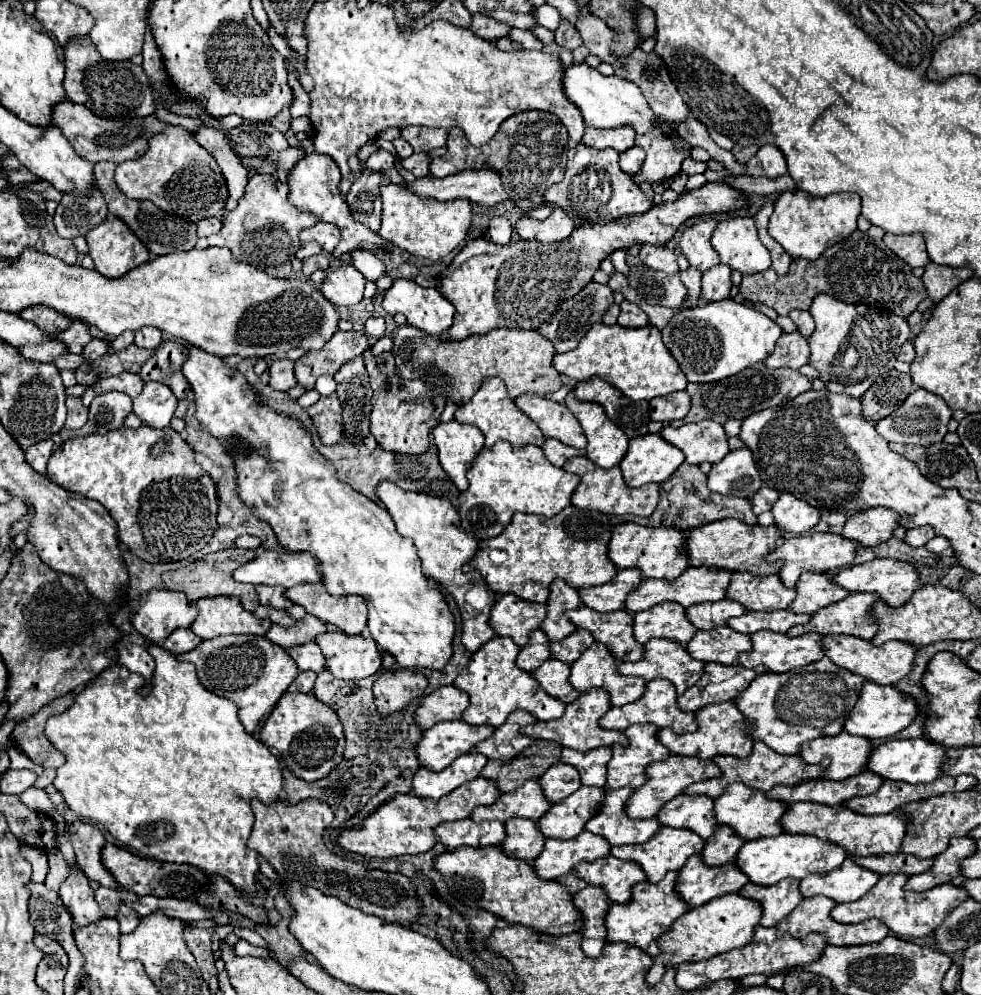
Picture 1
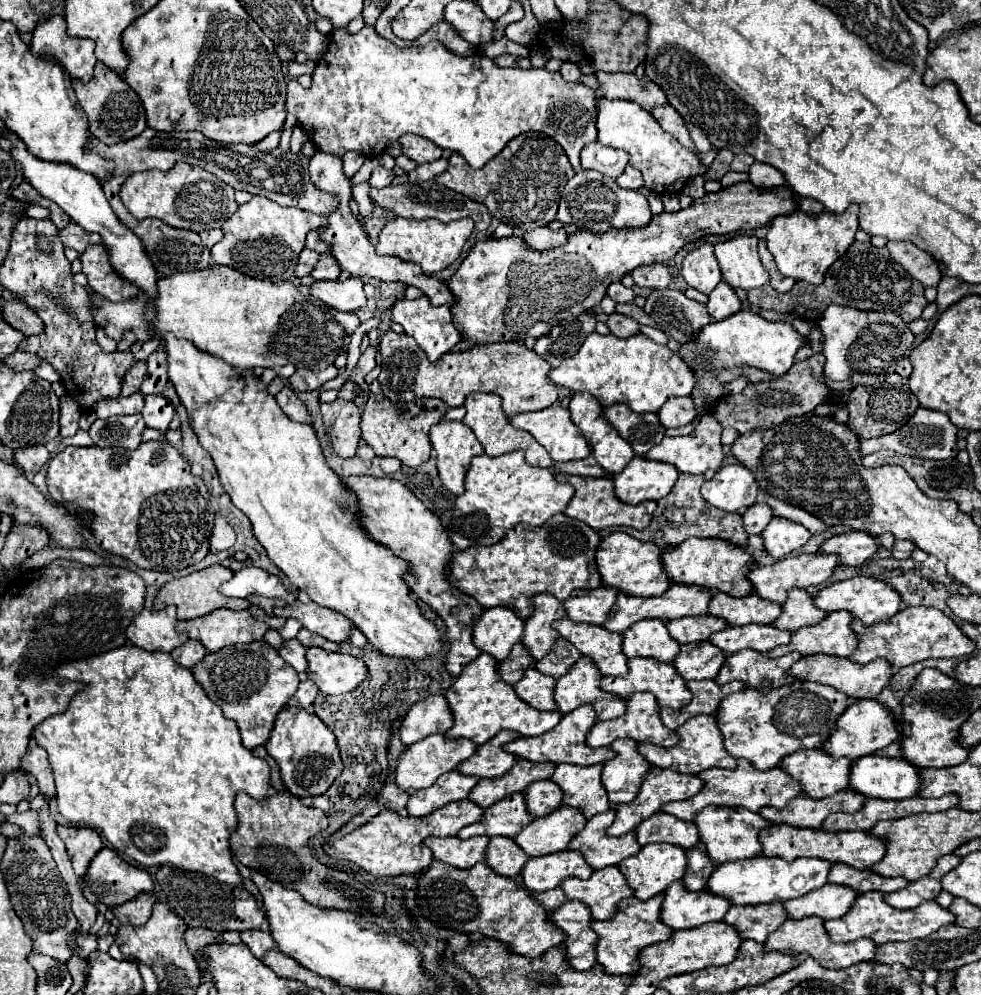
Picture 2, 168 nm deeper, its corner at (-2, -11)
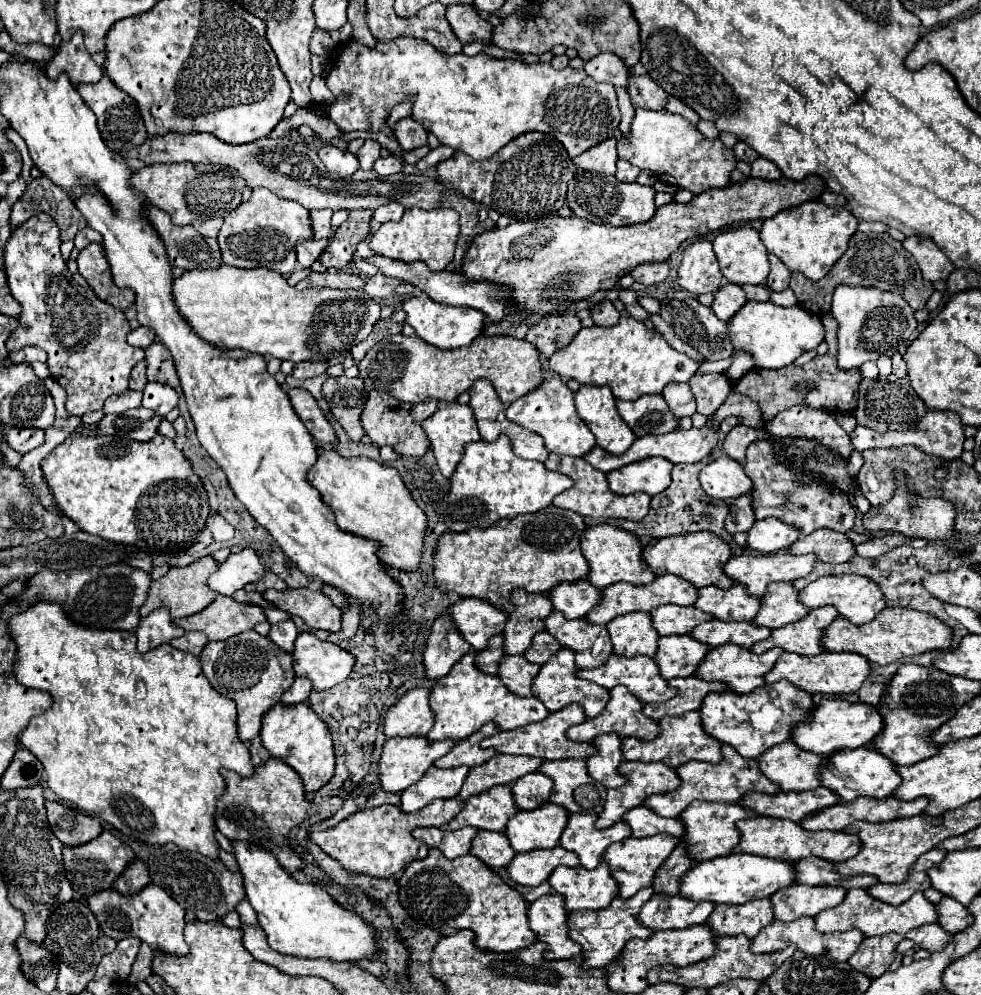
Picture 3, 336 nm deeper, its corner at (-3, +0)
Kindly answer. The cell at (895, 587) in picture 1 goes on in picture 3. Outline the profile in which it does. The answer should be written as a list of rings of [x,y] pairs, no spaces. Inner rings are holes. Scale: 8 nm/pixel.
[[[852,573],[820,577],[812,583],[808,583],[806,589],[800,591],[800,601],[810,609],[816,609],[822,605],[834,605],[838,609],[838,613],[842,617],[850,619],[854,625],[870,623],[886,607],[886,599],[884,599],[884,593],[880,591],[880,587],[876,587],[876,583],[872,583],[870,579],[864,579],[862,575],[852,575]]]

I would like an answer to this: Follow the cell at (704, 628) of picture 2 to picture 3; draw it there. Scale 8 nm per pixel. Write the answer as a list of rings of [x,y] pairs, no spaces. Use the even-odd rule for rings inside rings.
[[[660,605],[652,611],[654,629],[660,635],[688,635],[696,625],[714,619],[708,613],[702,613],[696,607],[680,607],[680,605]]]

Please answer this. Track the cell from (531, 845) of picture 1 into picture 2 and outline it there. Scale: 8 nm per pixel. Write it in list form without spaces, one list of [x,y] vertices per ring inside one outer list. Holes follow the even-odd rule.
[[[491,838],[489,840],[485,862],[493,868],[493,872],[507,876],[507,878],[515,878],[519,876],[527,860],[529,856],[523,854],[523,850],[515,846],[511,838]]]

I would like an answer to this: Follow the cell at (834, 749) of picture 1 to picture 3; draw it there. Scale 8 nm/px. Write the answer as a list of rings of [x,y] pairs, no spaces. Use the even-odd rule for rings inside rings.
[[[784,741],[764,751],[758,763],[760,771],[782,791],[810,791],[820,785],[816,783],[816,771],[820,771],[824,757],[796,747],[794,741]]]

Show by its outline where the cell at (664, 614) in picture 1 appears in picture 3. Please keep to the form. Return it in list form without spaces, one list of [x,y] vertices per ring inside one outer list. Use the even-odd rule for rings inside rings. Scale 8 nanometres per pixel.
[[[638,611],[632,615],[620,615],[608,623],[614,653],[618,655],[648,655],[658,651],[660,635],[652,627],[650,613]]]

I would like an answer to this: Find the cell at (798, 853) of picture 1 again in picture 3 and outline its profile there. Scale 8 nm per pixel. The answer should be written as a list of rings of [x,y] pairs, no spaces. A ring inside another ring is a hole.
[[[732,853],[728,857],[716,857],[710,861],[696,863],[680,883],[680,895],[694,901],[712,901],[712,903],[730,903],[742,905],[752,899],[770,897],[778,889],[790,887],[796,883],[796,871],[792,871],[794,863],[784,863],[780,859],[764,859],[756,855]]]

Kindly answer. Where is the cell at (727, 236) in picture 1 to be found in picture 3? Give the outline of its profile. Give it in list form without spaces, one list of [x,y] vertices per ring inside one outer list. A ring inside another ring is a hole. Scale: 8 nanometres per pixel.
[[[752,227],[728,229],[714,237],[714,253],[722,275],[736,285],[764,285],[770,273],[768,251],[760,243],[760,233]]]

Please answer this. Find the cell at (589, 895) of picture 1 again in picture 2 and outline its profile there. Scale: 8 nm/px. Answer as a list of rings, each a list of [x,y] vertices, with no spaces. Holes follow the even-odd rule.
[[[565,902],[549,914],[549,922],[567,934],[563,948],[569,966],[589,970],[595,964],[595,934],[591,930],[591,912],[579,902]]]

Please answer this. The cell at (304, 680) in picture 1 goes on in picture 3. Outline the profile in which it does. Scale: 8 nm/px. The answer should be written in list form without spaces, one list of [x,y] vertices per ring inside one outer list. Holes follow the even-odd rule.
[[[296,677],[296,681],[292,683],[292,687],[282,695],[282,703],[284,705],[296,705],[296,703],[304,703],[308,699],[312,691],[312,683],[308,679]]]

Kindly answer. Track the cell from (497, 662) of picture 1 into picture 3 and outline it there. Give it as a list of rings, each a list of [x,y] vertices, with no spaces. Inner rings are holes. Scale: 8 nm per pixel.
[[[470,651],[452,667],[452,671],[446,677],[442,677],[432,687],[430,705],[436,713],[436,723],[434,723],[432,731],[426,735],[430,741],[432,739],[436,739],[436,741],[466,739],[468,735],[476,733],[488,721],[494,721],[500,729],[510,731],[510,729],[518,729],[518,727],[524,727],[530,723],[544,721],[548,717],[550,711],[544,707],[544,703],[540,703],[540,699],[518,697],[518,695],[510,693],[502,685],[502,679],[498,675],[484,675],[476,667],[474,659],[476,659],[476,653]]]

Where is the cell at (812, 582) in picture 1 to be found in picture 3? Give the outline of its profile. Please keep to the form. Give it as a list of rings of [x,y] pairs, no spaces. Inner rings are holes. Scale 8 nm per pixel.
[[[770,583],[766,595],[762,597],[762,607],[754,617],[754,623],[768,629],[778,629],[804,619],[808,611],[810,609],[800,603],[798,589],[792,583]]]

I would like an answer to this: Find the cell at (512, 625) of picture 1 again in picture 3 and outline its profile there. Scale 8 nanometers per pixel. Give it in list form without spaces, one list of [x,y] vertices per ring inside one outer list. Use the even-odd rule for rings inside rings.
[[[464,597],[458,599],[450,609],[454,623],[458,625],[464,639],[476,649],[482,651],[488,647],[488,639],[504,631],[508,623],[508,613],[500,611],[500,607],[484,601]]]

